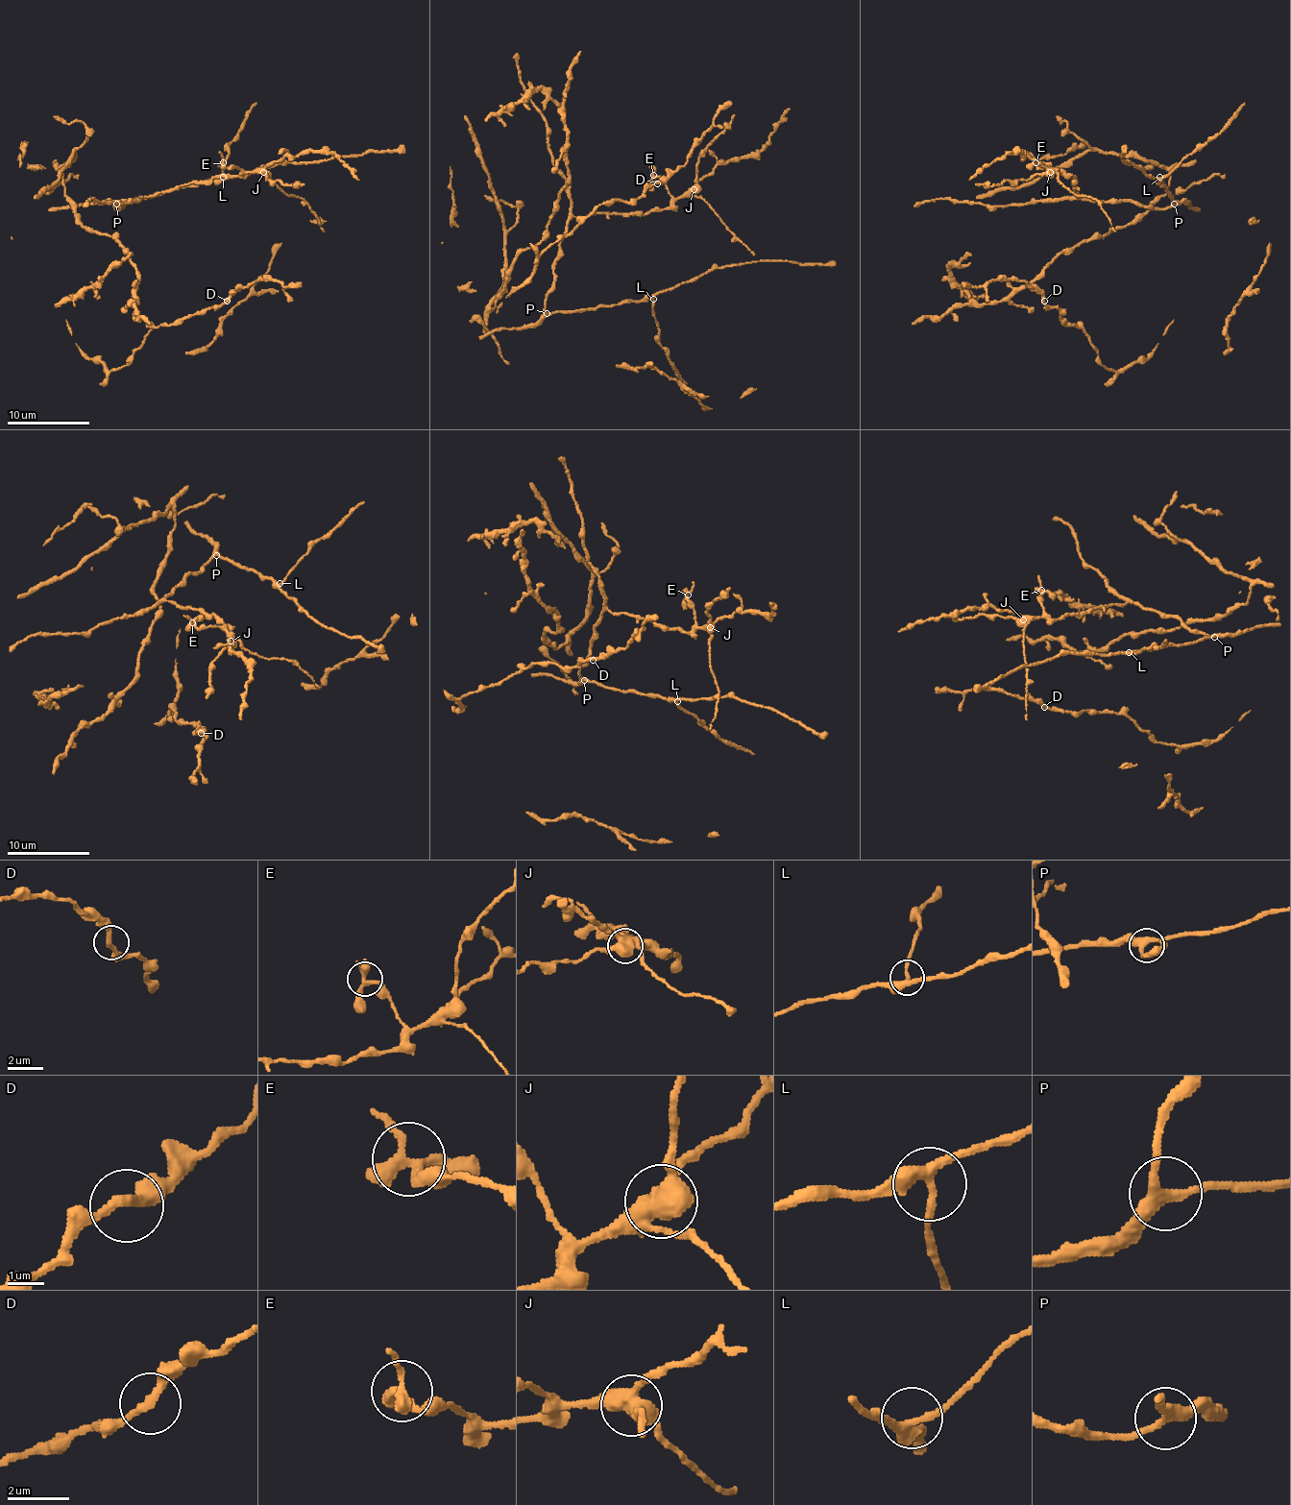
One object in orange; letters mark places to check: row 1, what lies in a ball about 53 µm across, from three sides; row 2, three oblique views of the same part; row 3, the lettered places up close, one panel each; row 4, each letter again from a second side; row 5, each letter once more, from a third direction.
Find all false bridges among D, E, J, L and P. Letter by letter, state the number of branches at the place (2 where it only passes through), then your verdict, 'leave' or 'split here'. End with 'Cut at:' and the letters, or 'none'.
D: 2 branches meet; leave
E: 3 branches meet; leave
J: 4 branches meet; split here
L: 3 branches meet; leave
P: 3 branches meet; leave
Cut at: J

